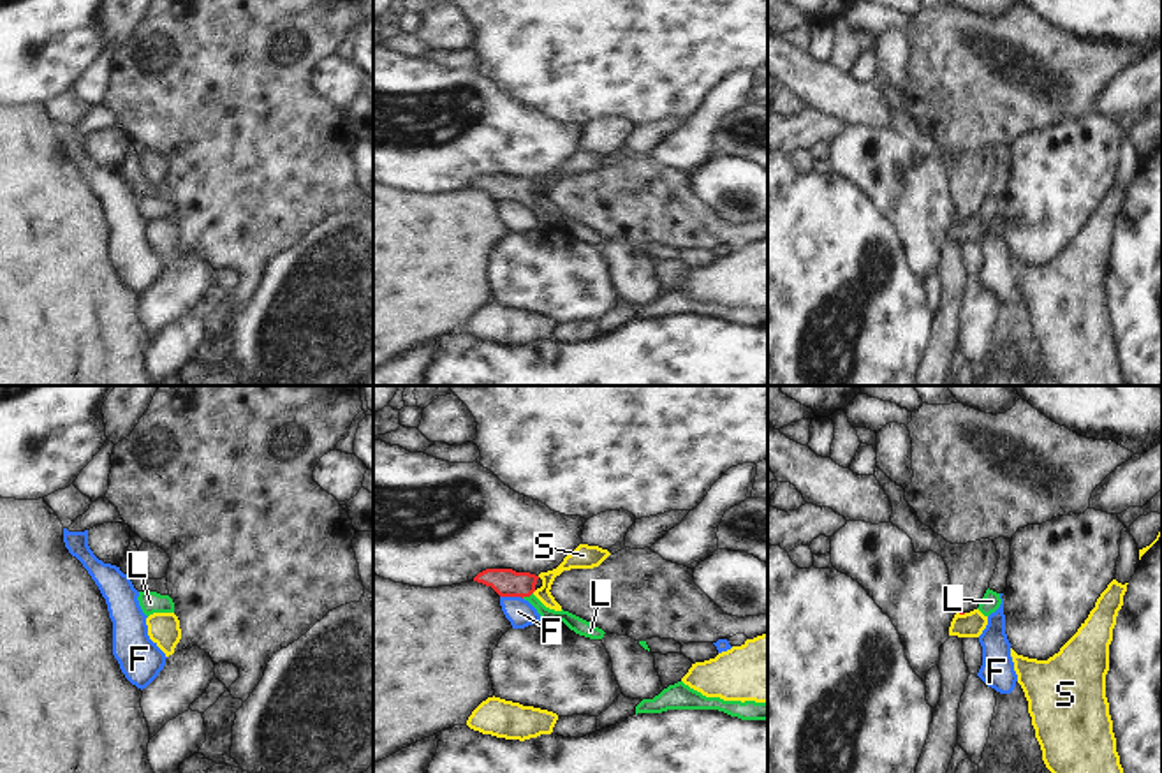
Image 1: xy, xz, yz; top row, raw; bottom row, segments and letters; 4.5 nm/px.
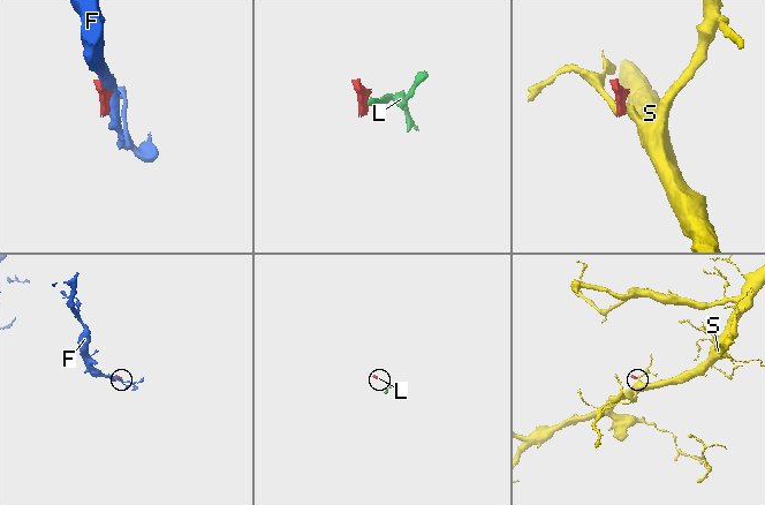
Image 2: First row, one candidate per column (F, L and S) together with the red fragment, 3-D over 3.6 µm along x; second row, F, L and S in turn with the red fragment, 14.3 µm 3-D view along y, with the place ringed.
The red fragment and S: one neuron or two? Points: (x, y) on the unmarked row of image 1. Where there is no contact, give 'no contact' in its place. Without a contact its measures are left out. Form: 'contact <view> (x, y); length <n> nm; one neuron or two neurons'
contact yz (962, 219); length 40 nm; two neurons

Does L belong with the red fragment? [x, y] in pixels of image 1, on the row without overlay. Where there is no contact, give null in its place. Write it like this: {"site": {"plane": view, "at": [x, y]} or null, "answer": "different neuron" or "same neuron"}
{"site": {"plane": "xz", "at": [527, 201]}, "answer": "same neuron"}

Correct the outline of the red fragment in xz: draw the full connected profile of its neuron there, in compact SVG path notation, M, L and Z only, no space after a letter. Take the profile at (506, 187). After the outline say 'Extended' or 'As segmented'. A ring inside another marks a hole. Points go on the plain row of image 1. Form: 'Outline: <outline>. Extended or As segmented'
Outline: M486 174L479 178L474 187L482 188L486 192L491 192L500 202L521 202L528 206L537 218L541 220L541 225L548 227L563 227L570 236L574 236L579 241L590 243L590 245L602 245L604 236L595 232L593 229L569 218L569 217L555 217L546 213L535 201L535 190L539 181L530 178L516 178L512 174Z. Extended.

